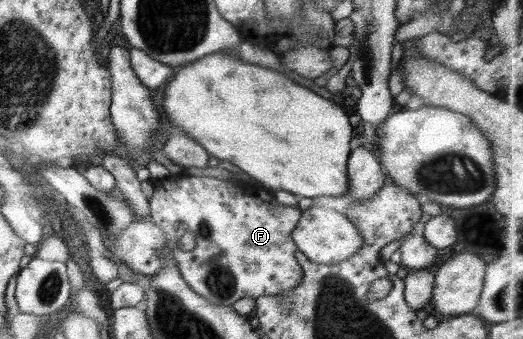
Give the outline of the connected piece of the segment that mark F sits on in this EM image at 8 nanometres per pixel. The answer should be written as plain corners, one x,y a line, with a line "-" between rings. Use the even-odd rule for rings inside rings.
175,175
167,176
165,180
152,179
152,183
155,190
149,198
150,220
162,228
181,276
199,296
212,304
232,307
233,302
243,297
256,299
261,295
279,296
291,292
302,281
303,269
295,258
298,248
292,239
293,229
302,213
299,207
282,205
272,190
258,183
253,186
209,176
176,178
-
187,232
195,238
195,246
189,251
183,250
185,240
180,239

